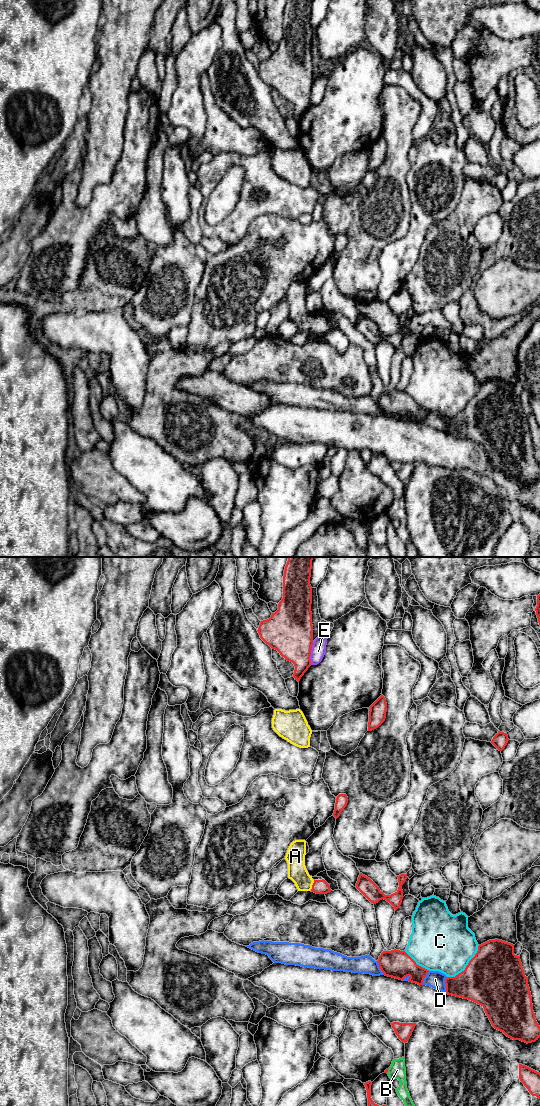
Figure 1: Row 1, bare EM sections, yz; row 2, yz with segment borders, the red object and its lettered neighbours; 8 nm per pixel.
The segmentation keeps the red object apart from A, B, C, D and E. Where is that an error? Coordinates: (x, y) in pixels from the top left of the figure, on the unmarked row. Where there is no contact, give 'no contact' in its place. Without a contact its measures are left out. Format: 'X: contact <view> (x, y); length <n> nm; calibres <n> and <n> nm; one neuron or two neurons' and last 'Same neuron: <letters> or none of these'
A: contact yz (312, 325); length 90 nm; calibres 110 and 160 nm; one neuron
B: contact yz (387, 510); length 50 nm; calibres 20 and 140 nm; two neurons
C: contact yz (467, 405); length 360 nm; calibres 480 and 440 nm; two neurons
D: contact yz (445, 423); length 120 nm; calibres 280 and 140 nm; two neurons
E: contact yz (310, 93); length 190 nm; calibres 380 and 120 nm; two neurons
Same neuron: A

